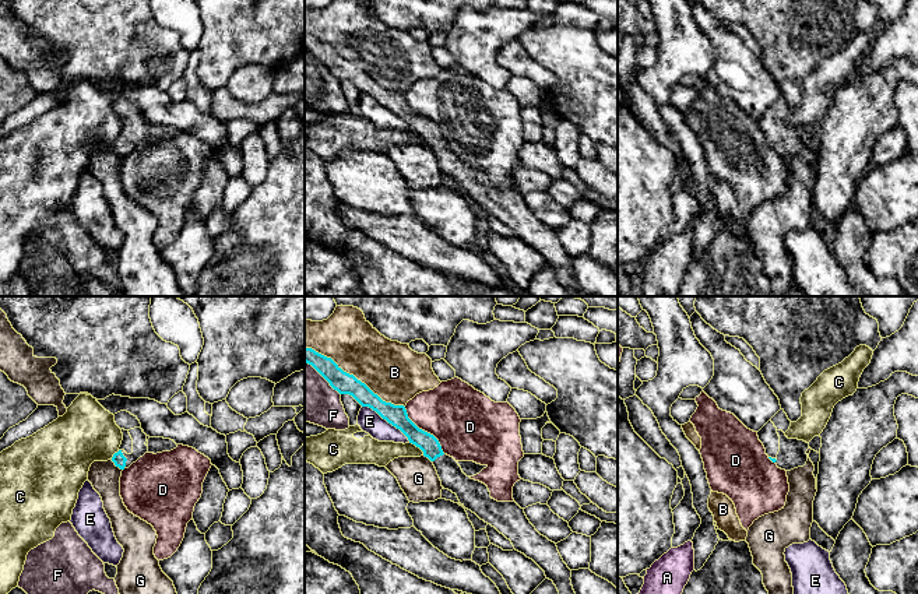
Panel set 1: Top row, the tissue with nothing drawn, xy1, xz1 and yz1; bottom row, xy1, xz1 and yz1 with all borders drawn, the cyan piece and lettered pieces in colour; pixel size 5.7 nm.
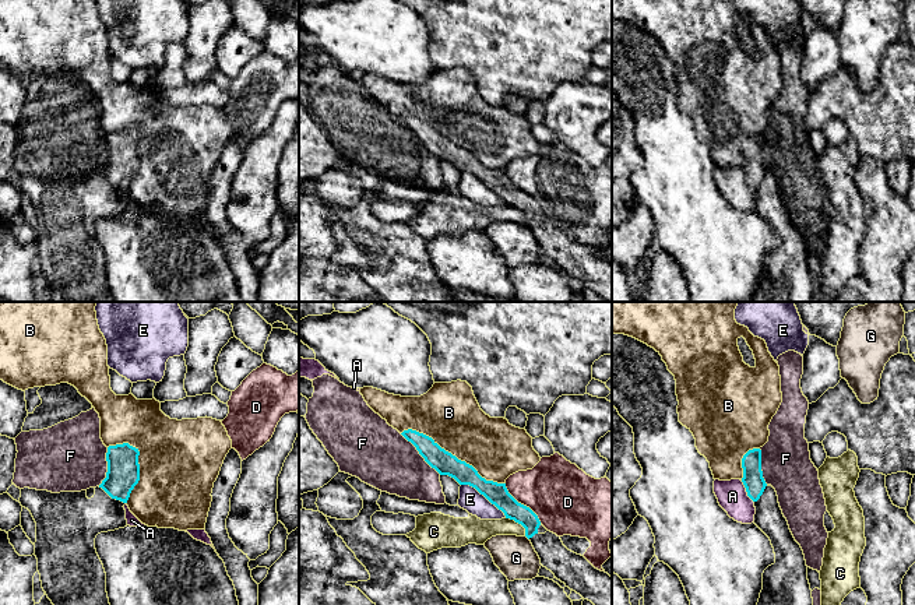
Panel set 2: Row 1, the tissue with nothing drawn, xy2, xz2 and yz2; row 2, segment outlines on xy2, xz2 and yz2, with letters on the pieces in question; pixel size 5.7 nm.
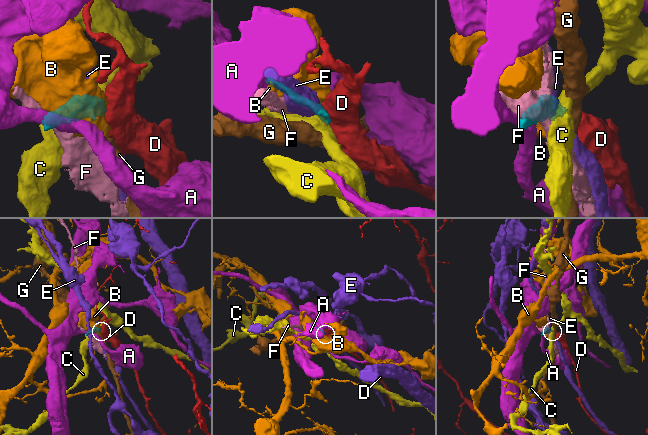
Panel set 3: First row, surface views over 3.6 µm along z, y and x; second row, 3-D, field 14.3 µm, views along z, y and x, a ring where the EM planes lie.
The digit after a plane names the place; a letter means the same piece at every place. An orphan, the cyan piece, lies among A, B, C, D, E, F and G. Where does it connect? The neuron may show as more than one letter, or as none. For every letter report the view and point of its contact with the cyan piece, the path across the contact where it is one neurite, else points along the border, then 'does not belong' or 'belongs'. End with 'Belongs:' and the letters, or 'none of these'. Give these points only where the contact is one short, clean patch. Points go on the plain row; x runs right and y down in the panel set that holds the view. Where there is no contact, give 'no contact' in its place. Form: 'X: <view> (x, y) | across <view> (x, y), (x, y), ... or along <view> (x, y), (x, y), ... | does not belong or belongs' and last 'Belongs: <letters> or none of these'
A: yz2 (746, 178) | along yz2 (741, 168), (746, 182), (753, 189) | does not belong
B: xz2 (451, 141) | does not belong
C: xz2 (518, 210) | along xz2 (506, 204), (517, 208), (524, 215), (525, 222) | does not belong
D: xz1 (424, 118) | along xz1 (404, 94), (408, 104), (419, 115), (429, 119), (445, 140) | does not belong
E: xz1 (387, 108) | does not belong
F: xz2 (419, 140) | does not belong
G: xy1 (116, 153) | along xy1 (111, 146), (122, 157) | does not belong
Belongs: none of these

